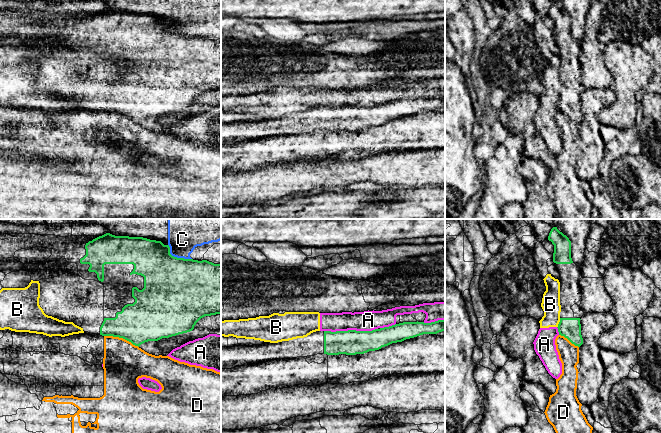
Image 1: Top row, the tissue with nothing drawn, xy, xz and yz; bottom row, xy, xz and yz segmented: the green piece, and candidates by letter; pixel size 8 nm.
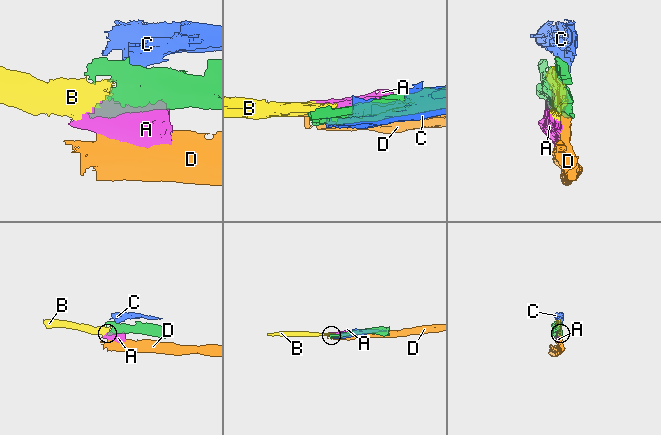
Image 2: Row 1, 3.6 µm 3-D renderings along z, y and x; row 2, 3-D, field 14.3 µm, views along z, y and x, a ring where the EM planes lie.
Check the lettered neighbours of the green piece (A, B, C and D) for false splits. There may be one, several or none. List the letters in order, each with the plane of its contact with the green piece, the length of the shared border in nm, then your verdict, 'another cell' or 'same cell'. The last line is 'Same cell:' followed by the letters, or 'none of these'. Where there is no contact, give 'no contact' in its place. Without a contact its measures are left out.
A: contact in xz; length 440 nm; another cell
B: contact in yz; length 80 nm; another cell
C: contact in xy; length 220 nm; another cell
D: contact in xy; length 300 nm; another cell
Same cell: none of these

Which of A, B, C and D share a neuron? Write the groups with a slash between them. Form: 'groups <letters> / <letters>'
groups A B / C / D

